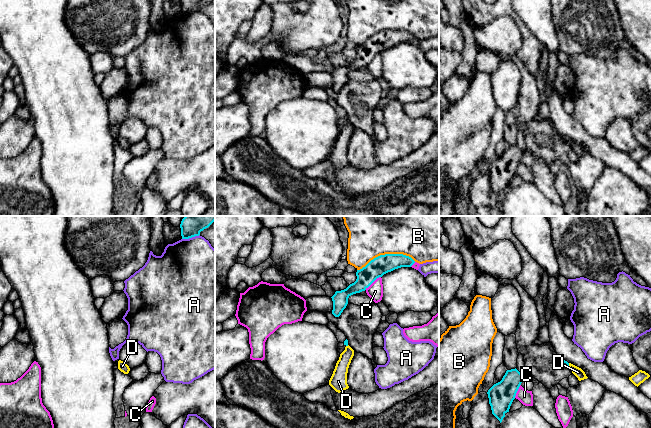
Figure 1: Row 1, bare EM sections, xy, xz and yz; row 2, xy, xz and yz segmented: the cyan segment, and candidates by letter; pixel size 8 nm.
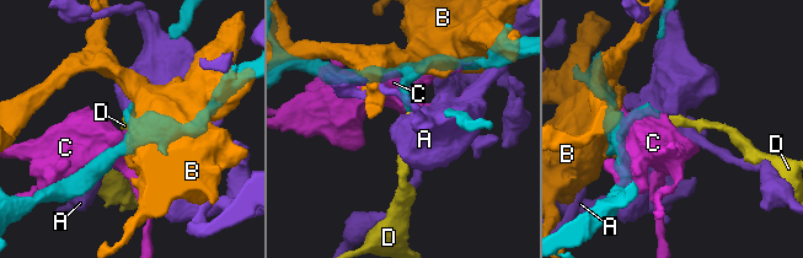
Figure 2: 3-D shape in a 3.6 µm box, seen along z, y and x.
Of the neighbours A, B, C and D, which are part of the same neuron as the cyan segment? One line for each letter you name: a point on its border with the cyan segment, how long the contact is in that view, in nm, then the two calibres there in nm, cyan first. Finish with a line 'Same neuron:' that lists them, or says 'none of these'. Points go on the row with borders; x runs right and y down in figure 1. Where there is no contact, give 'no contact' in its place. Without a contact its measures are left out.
D: meets cyan in yz at (568, 365); contact 30 nm long; 50 nm thick on the cyan side, 80 nm on the other
Same neuron: D

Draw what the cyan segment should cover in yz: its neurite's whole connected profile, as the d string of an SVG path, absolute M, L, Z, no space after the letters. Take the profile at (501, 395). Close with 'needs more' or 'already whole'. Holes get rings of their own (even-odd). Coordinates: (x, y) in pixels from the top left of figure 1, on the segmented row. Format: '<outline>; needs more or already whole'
M515 368L507 370L502 380L494 384L487 392L492 414L502 422L515 399L523 381L522 374Z; already whole

